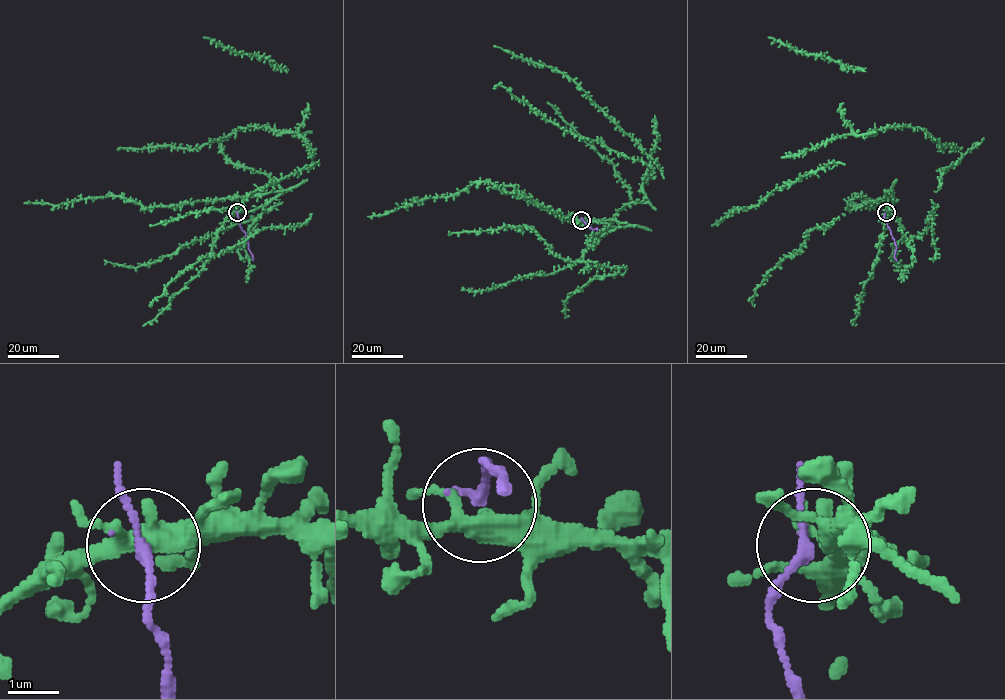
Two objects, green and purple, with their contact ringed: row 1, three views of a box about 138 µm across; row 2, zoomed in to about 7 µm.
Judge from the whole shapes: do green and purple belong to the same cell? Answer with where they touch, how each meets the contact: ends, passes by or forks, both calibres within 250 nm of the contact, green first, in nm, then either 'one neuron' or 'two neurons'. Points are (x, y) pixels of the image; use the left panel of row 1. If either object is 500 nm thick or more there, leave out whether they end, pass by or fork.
(237, 212) | green forks | purple passes by | 360/170 nm | one neuron

